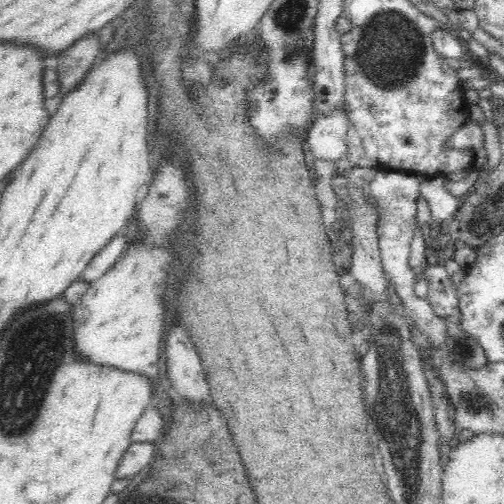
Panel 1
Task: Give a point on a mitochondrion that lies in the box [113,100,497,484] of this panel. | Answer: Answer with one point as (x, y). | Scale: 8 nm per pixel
(462, 348)

